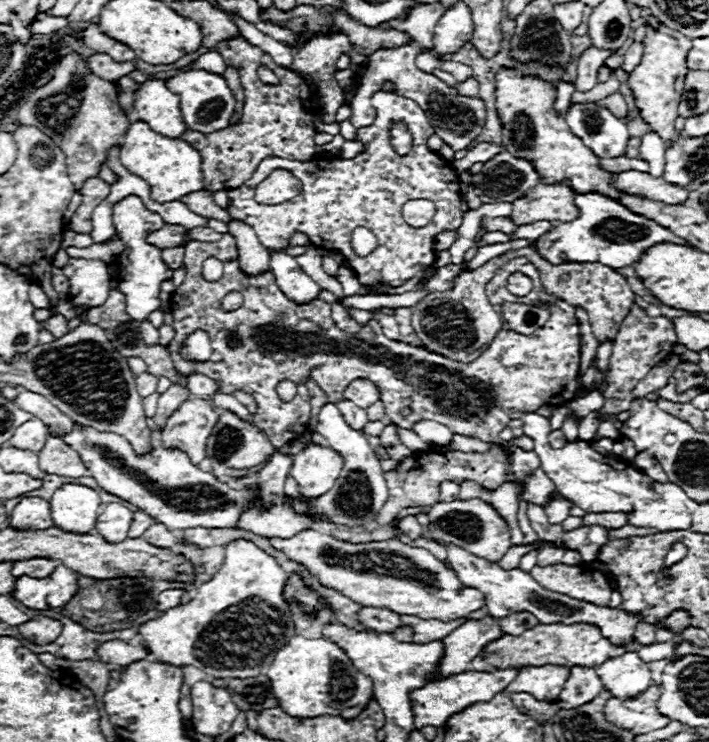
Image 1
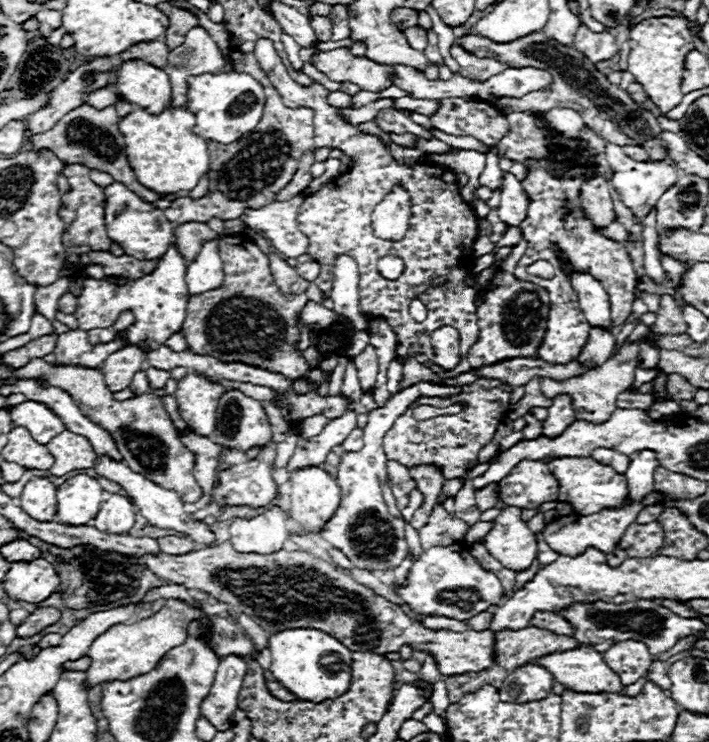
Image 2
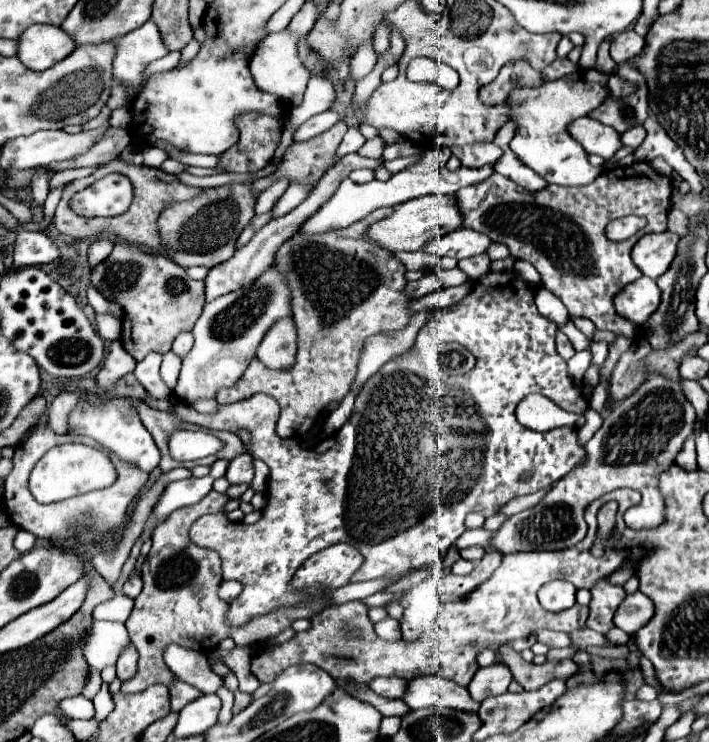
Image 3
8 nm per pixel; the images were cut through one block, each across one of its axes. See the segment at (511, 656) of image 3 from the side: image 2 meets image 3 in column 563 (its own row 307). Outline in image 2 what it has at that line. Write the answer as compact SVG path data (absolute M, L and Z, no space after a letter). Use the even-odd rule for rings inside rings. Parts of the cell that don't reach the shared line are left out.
M664 294L660 300L660 310L658 310L658 318L654 322L654 330L666 332L666 334L684 334L686 332L686 322L682 320L682 312L670 294Z

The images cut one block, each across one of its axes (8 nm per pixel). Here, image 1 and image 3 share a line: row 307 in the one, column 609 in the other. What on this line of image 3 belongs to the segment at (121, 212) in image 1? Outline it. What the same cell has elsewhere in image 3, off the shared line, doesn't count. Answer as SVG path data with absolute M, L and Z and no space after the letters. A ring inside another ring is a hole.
M588 116L576 118L576 122L570 126L570 134L584 146L588 154L598 154L604 160L612 160L614 154L622 148L622 140L616 130Z

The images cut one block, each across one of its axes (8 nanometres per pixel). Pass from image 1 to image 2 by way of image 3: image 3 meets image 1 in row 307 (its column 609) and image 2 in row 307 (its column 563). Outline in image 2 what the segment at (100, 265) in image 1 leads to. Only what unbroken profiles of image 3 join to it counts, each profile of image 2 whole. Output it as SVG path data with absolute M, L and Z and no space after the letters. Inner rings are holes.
M172 244L166 250L166 254L158 260L154 272L150 272L138 280L130 280L124 286L110 284L108 280L86 278L82 294L78 296L78 308L74 314L76 320L80 322L80 328L86 332L92 328L110 328L122 312L130 310L134 314L134 324L128 330L118 334L120 340L126 340L128 346L138 346L144 352L166 344L166 340L172 334L180 332L184 316L186 316L188 286L186 286L184 276L186 276L188 264L190 262Z

